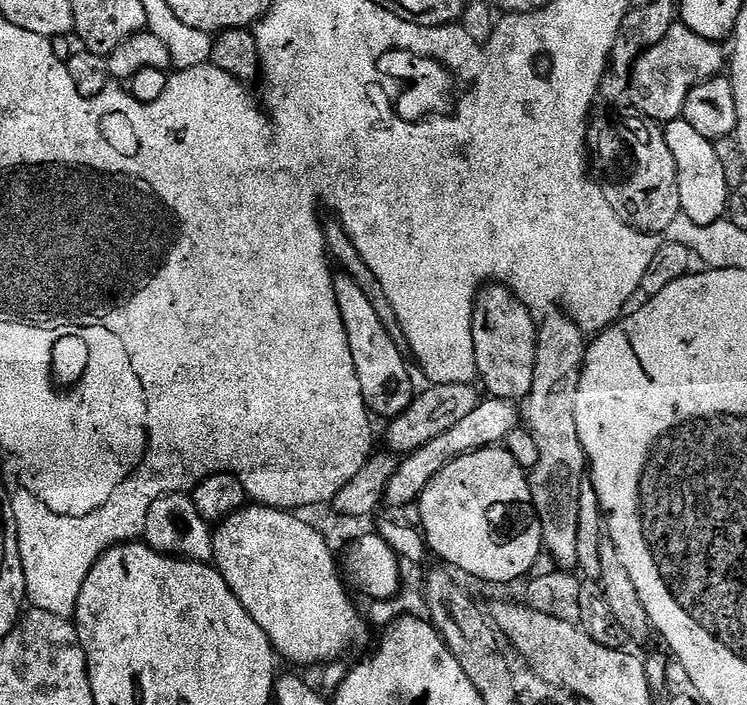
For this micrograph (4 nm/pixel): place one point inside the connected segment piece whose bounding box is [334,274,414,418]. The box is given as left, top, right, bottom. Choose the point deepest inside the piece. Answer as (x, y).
(383, 374)

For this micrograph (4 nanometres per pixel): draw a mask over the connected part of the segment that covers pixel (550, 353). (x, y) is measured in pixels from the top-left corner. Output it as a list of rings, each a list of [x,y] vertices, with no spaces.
[[[552,310],[545,320],[541,319],[536,333],[536,365],[534,366],[534,382],[523,409],[522,416],[529,432],[534,434],[534,443],[538,445],[538,466],[528,472],[528,484],[532,495],[532,505],[542,526],[542,542],[544,552],[556,563],[557,569],[572,570],[578,565],[578,498],[580,487],[586,479],[588,458],[578,438],[578,418],[576,403],[578,402],[578,386],[584,369],[586,353],[586,334],[563,311]]]

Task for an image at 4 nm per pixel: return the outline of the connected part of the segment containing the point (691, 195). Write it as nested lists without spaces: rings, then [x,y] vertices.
[[[682,118],[667,121],[663,130],[666,146],[670,146],[670,154],[674,154],[682,215],[690,218],[690,222],[698,222],[698,226],[710,226],[725,219],[730,189],[718,159],[715,143],[702,138],[702,134],[698,134],[698,130],[694,130],[694,126],[690,126],[690,122]]]

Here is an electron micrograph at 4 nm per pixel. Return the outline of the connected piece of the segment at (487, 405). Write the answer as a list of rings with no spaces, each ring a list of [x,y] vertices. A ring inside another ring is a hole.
[[[481,399],[480,403],[461,418],[446,434],[438,434],[431,442],[426,442],[418,450],[414,450],[409,456],[403,457],[397,463],[394,470],[394,478],[390,478],[390,486],[386,497],[387,503],[396,508],[408,508],[417,503],[420,495],[430,486],[430,482],[450,462],[462,458],[471,452],[477,452],[483,448],[494,448],[503,445],[507,441],[510,430],[514,430],[521,423],[522,416],[517,405],[511,400]]]

